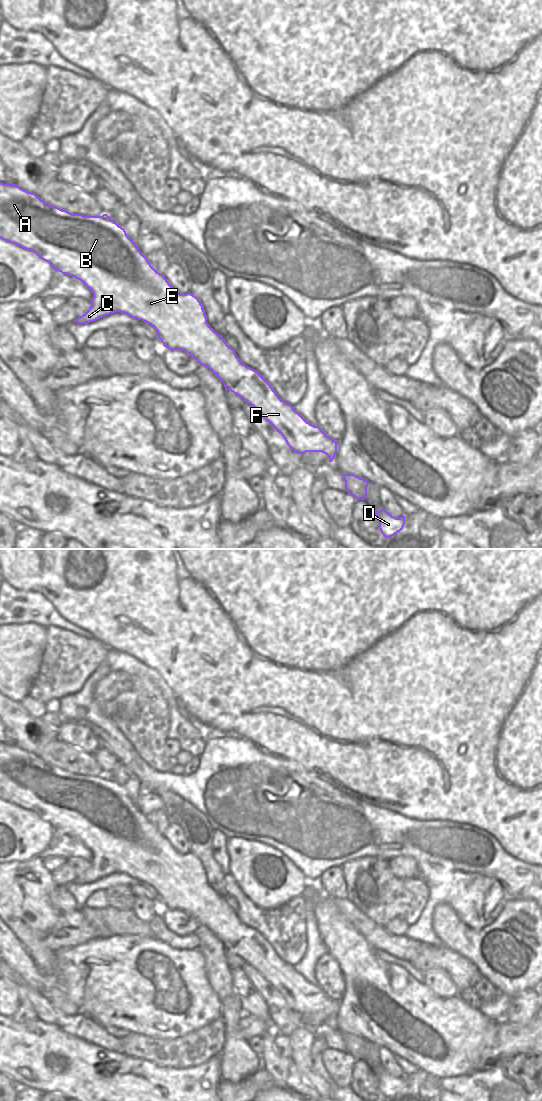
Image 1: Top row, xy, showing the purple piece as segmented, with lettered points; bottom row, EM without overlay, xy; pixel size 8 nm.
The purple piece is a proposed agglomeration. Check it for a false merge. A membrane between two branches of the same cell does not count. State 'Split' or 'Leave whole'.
Leave whole

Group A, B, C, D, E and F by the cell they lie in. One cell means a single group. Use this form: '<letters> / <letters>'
A B C D E F

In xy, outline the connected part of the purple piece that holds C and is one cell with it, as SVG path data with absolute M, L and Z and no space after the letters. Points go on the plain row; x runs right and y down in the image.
M0 742L0 799L34 812L39 818L48 822L53 830L80 840L93 853L91 867L76 879L76 883L88 884L120 872L150 884L157 891L157 896L164 907L170 910L182 910L190 914L200 925L206 926L223 943L225 950L230 950L250 964L285 999L291 1010L297 1014L322 1012L329 1017L329 1022L333 1021L338 1002L330 998L319 986L310 984L293 969L292 965L277 955L259 932L246 926L237 917L235 910L227 905L223 896L207 883L199 859L190 852L180 854L165 836L149 823L125 789L107 774L102 776L72 774L44 762L35 753L28 752L16 744Z

